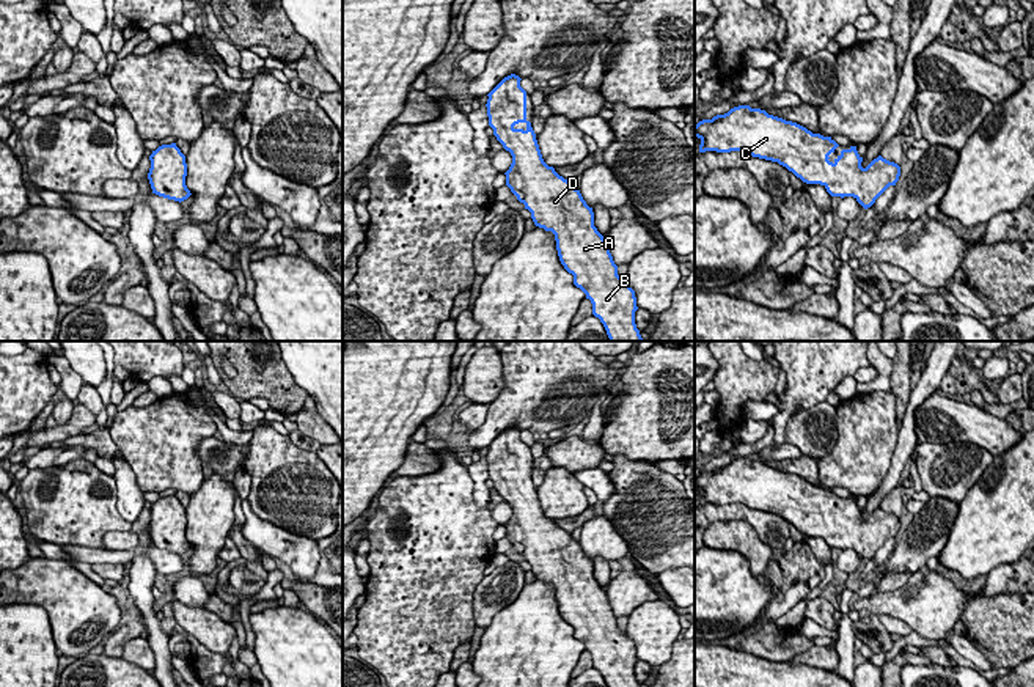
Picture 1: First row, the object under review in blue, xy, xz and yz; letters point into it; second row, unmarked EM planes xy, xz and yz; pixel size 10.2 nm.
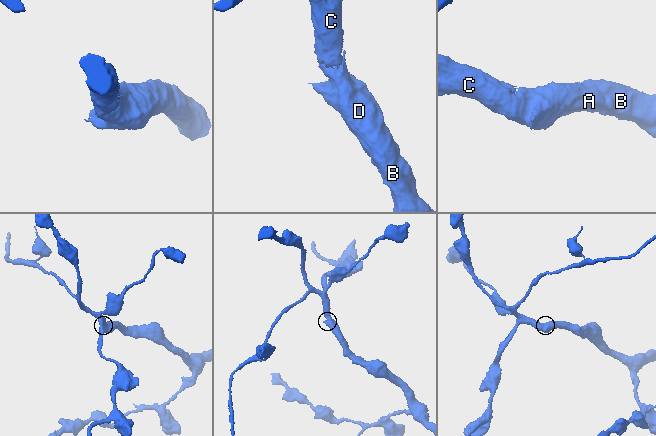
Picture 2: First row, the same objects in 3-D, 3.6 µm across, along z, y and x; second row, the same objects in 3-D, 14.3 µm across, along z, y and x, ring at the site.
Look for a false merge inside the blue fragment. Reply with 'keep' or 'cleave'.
keep

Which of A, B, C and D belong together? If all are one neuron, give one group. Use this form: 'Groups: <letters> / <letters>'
Groups: A B C D

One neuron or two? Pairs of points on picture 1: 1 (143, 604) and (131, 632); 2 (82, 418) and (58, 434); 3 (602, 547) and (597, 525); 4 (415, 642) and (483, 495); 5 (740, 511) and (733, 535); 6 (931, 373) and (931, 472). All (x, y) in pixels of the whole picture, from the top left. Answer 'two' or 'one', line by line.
1: two
2: one
3: one
4: two
5: two
6: two

